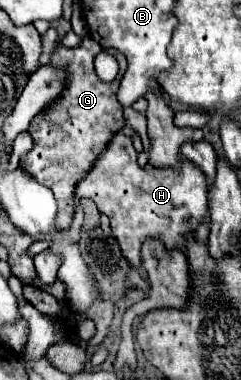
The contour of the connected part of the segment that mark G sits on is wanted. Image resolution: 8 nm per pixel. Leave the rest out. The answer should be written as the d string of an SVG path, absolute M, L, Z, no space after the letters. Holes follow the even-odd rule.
M83 37L83 41L71 49L59 43L49 63L65 71L65 87L61 95L51 105L47 105L39 115L35 115L33 121L29 123L27 131L33 137L33 147L21 157L19 167L23 167L23 171L27 171L35 181L43 183L55 193L57 199L55 223L59 223L59 227L63 229L69 229L75 213L73 195L77 183L91 171L95 159L105 151L111 137L125 127L123 107L117 101L117 87L119 79L127 69L127 61L125 55L121 55L121 51L103 49L95 39ZM99 51L113 55L119 63L119 75L113 83L103 83L93 69L93 59Z

